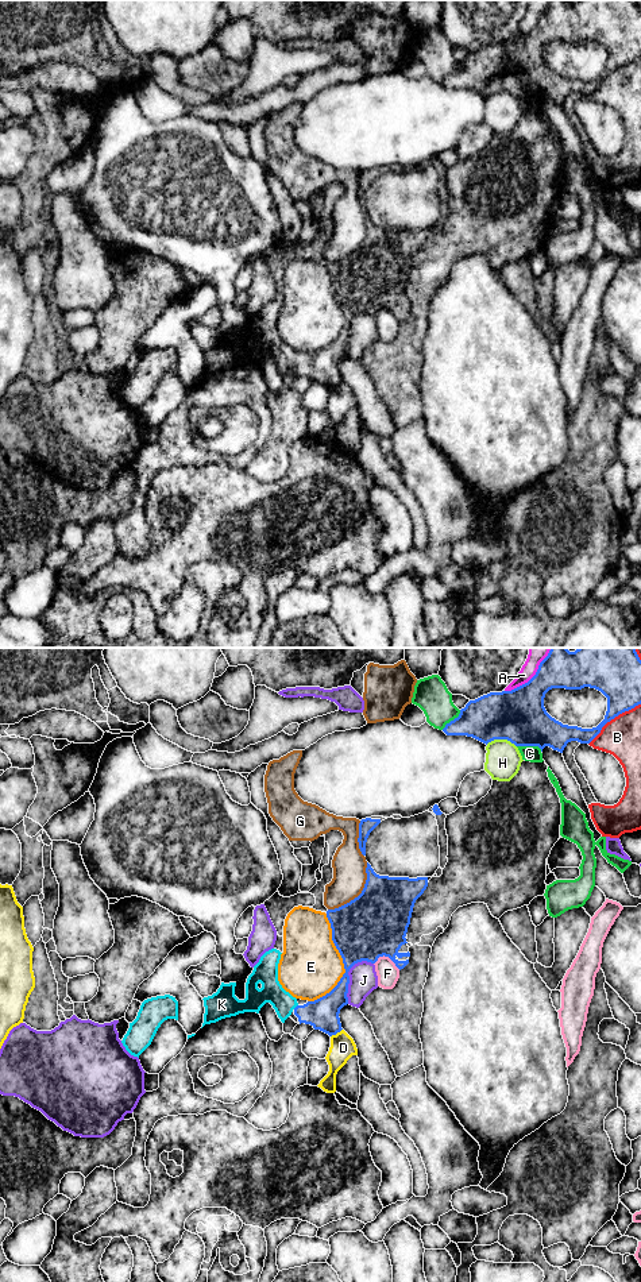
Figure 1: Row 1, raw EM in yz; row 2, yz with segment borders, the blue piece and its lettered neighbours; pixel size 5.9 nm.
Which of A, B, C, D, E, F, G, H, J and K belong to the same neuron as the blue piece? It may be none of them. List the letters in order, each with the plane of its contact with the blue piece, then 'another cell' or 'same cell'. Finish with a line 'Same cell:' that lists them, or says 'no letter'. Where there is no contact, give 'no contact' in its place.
A: meets blue in yz; another cell
B: meets blue in yz; another cell
C: meets blue in yz; another cell
D: meets blue in yz; another cell
E: meets blue in yz; another cell
F: meets blue in yz; another cell
G: meets blue in yz; another cell
H: meets blue in yz; another cell
J: meets blue in yz; another cell
K: meets blue in yz; same cell
Same cell: K

